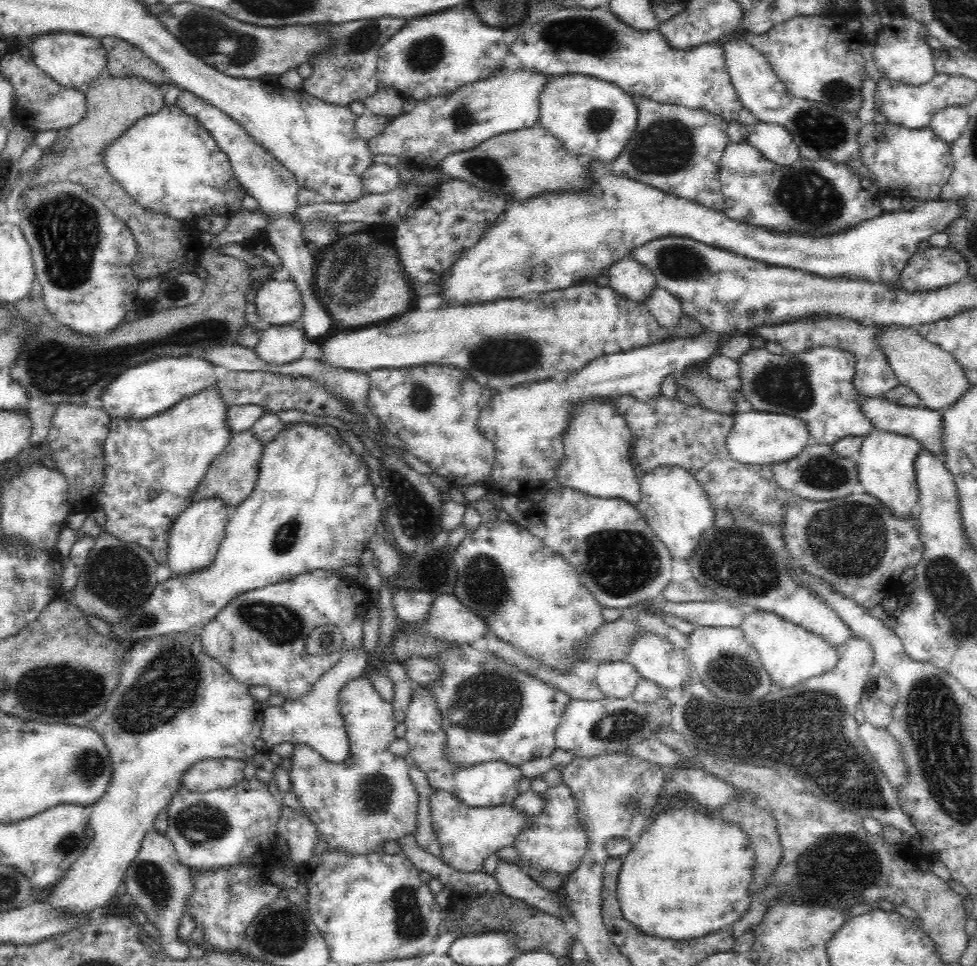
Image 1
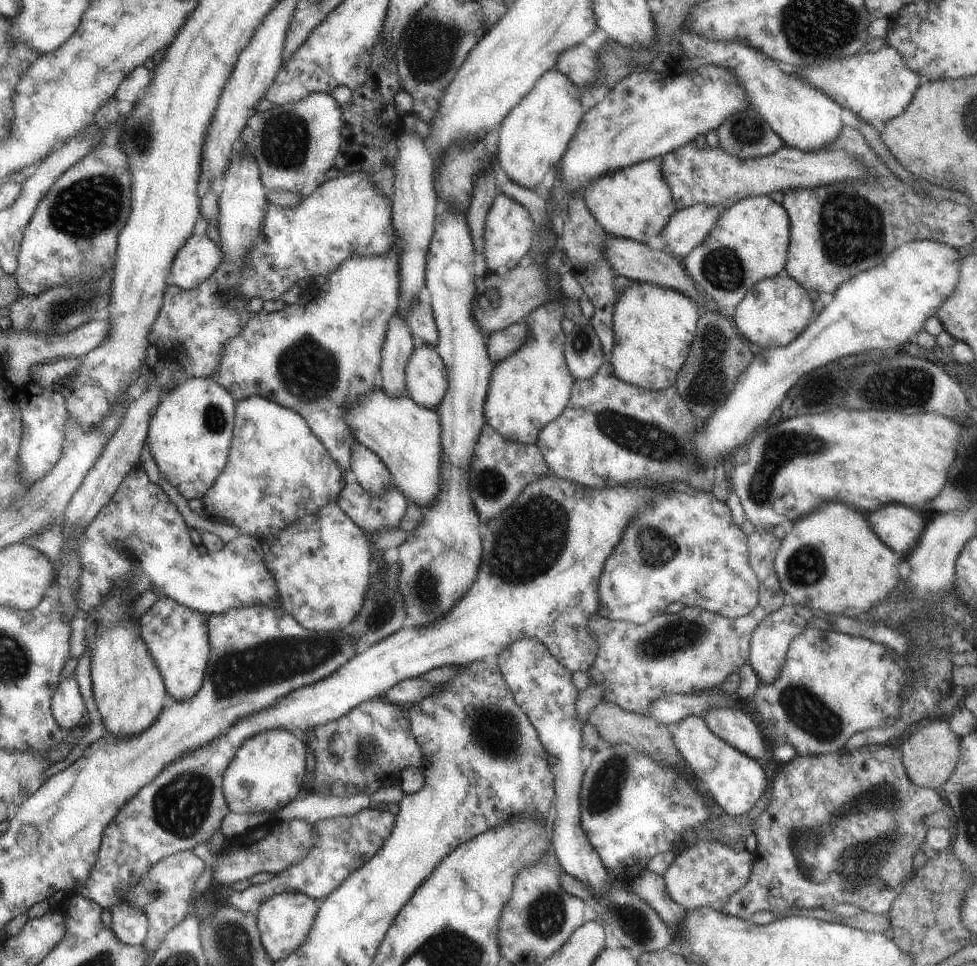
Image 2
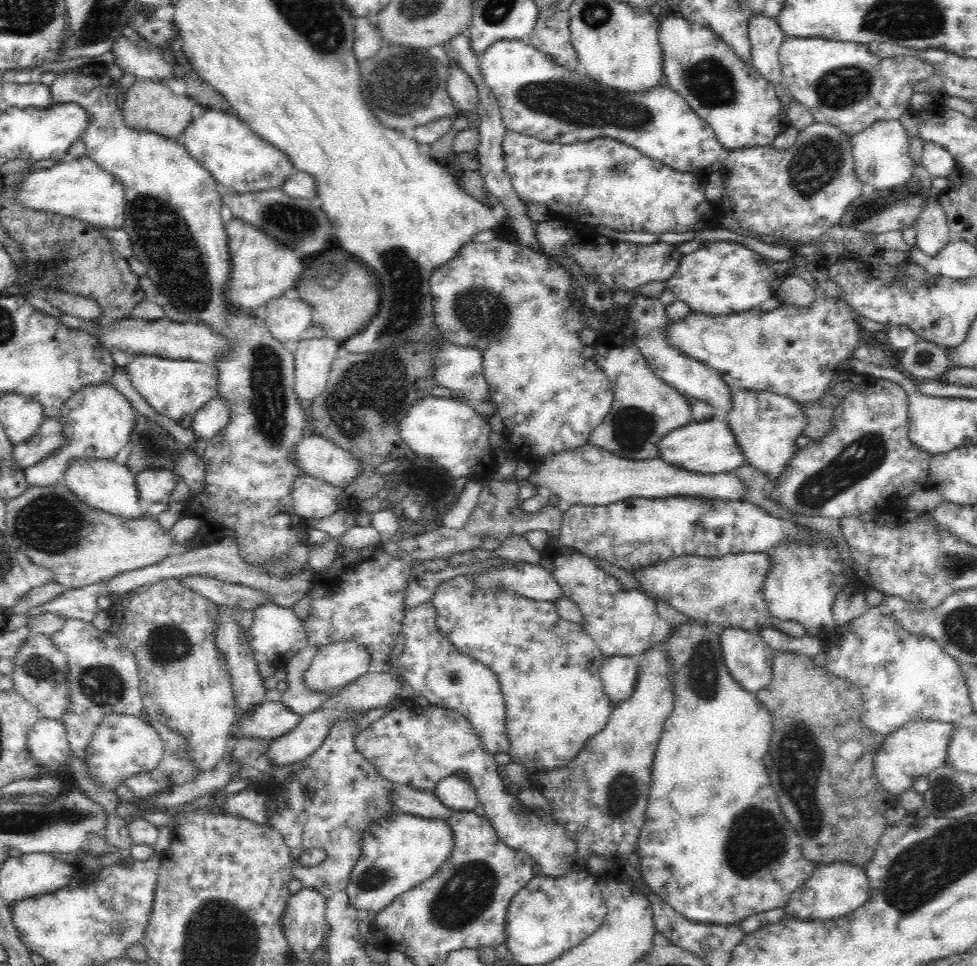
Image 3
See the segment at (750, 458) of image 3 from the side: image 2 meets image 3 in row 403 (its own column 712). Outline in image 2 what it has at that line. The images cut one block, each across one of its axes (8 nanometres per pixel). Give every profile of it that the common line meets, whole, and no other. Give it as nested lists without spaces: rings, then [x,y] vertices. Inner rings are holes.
[[[702,717],[682,718],[671,736],[681,757],[691,768],[692,776],[725,813],[732,816],[746,814],[760,800],[766,789],[766,775],[761,764],[716,736]]]

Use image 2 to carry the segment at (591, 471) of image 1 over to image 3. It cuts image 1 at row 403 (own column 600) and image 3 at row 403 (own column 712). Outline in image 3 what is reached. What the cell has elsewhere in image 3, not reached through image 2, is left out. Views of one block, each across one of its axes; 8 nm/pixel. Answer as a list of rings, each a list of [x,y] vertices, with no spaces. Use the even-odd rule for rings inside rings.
[[[494,238],[483,244],[462,246],[460,253],[451,262],[440,269],[434,270],[430,276],[430,294],[432,295],[432,309],[434,309],[434,322],[441,331],[444,340],[452,345],[472,346],[480,349],[483,354],[484,378],[489,386],[489,396],[497,406],[497,414],[502,418],[504,425],[502,434],[507,442],[511,442],[511,449],[507,452],[518,462],[528,461],[531,466],[541,463],[546,457],[568,452],[587,444],[590,433],[606,418],[614,402],[614,391],[607,376],[597,365],[594,359],[586,359],[582,355],[585,345],[580,342],[580,332],[584,329],[581,304],[575,298],[571,287],[571,276],[568,270],[545,255],[536,253],[529,246],[522,246],[519,242],[511,242],[504,239]]]

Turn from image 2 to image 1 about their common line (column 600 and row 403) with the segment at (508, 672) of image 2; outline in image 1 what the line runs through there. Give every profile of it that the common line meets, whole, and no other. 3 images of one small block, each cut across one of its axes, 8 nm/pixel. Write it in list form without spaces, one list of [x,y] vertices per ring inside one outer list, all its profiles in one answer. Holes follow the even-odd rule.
[[[858,395],[860,395],[860,400],[858,400],[860,409],[868,417],[868,420],[872,421],[872,429],[882,429],[913,438],[920,443],[921,447],[939,456],[940,460],[944,460],[944,449],[942,449],[943,413],[941,411],[928,409],[924,406],[902,406],[882,398]]]

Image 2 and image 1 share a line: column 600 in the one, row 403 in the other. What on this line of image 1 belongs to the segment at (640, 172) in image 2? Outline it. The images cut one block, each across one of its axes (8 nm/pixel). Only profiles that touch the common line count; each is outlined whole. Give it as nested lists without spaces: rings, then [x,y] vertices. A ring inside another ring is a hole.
[[[217,384],[207,386],[204,390],[183,398],[172,408],[147,418],[146,420],[111,419],[110,428],[104,442],[105,478],[102,490],[93,499],[100,505],[106,515],[106,524],[102,530],[112,536],[140,544],[150,550],[156,562],[165,564],[167,548],[172,525],[176,517],[192,504],[191,494],[202,478],[205,478],[212,460],[226,448],[233,432],[226,423],[230,406],[224,403]]]

